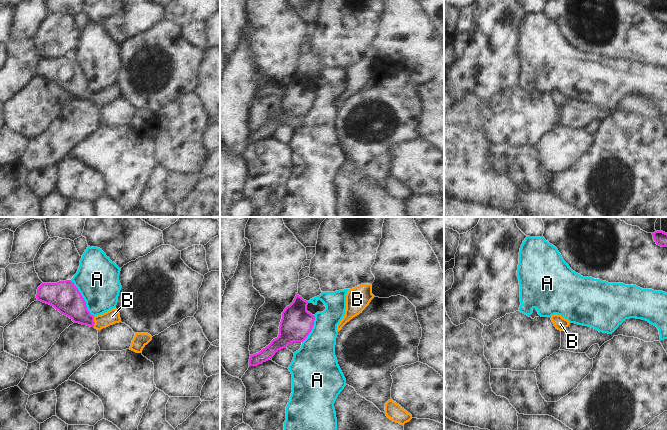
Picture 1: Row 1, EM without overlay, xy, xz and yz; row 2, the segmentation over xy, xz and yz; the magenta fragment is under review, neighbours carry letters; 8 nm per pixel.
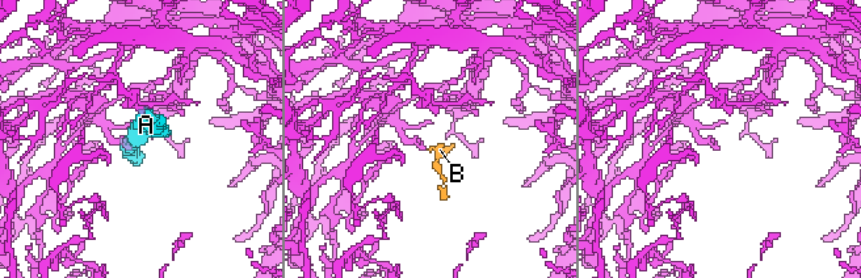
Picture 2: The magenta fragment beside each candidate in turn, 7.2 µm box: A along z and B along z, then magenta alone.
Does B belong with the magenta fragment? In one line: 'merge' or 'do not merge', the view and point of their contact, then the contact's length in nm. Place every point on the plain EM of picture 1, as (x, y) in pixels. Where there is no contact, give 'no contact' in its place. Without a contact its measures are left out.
merge | xy (93, 97) | 90 nm

